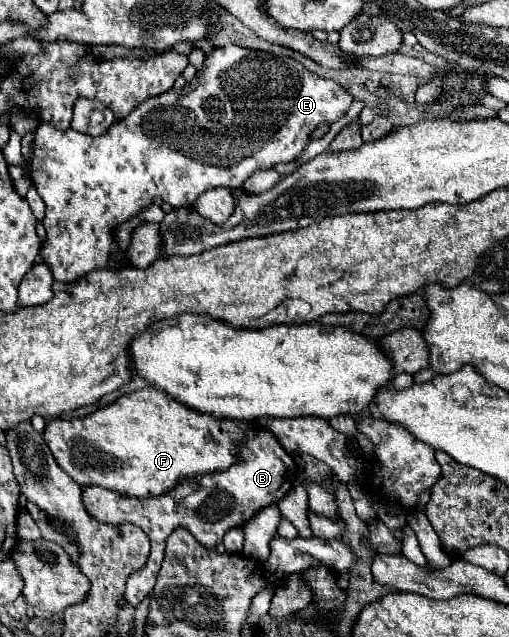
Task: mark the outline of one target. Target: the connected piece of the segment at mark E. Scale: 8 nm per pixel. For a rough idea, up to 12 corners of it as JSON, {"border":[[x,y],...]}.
{"border":[[215,47],[99,137],[39,123],[55,281],[123,267],[155,197],[295,161],[353,103]]}

